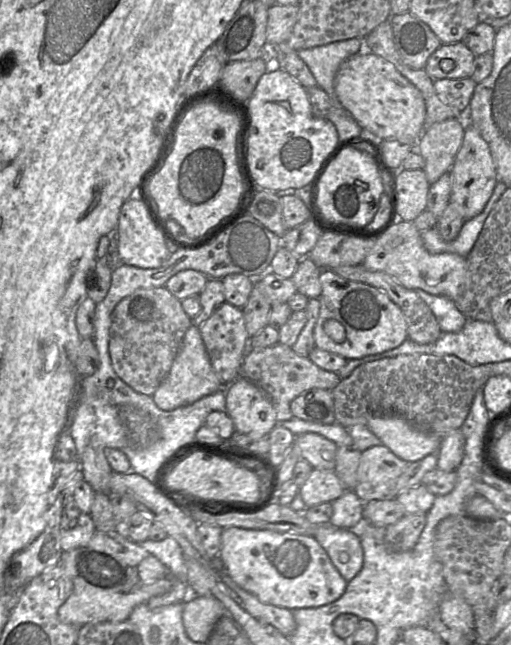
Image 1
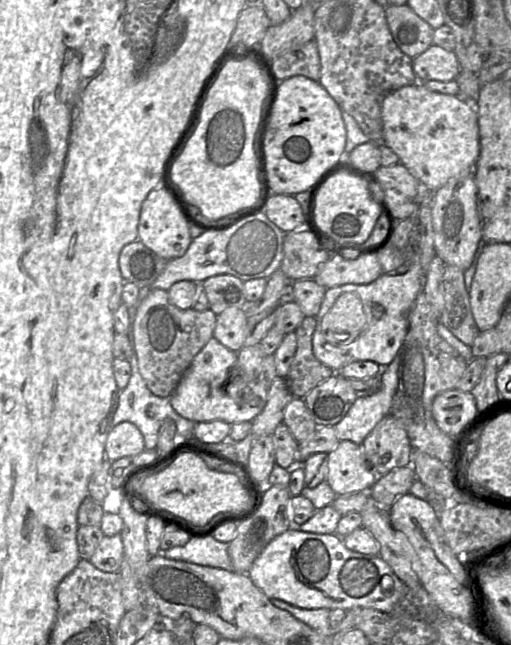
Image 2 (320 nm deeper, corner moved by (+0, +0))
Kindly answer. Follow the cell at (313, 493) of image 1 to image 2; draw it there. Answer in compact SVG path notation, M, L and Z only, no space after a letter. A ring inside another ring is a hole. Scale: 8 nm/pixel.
M348 440L339 441L328 453L326 481L337 496L369 491L377 478L361 445Z

